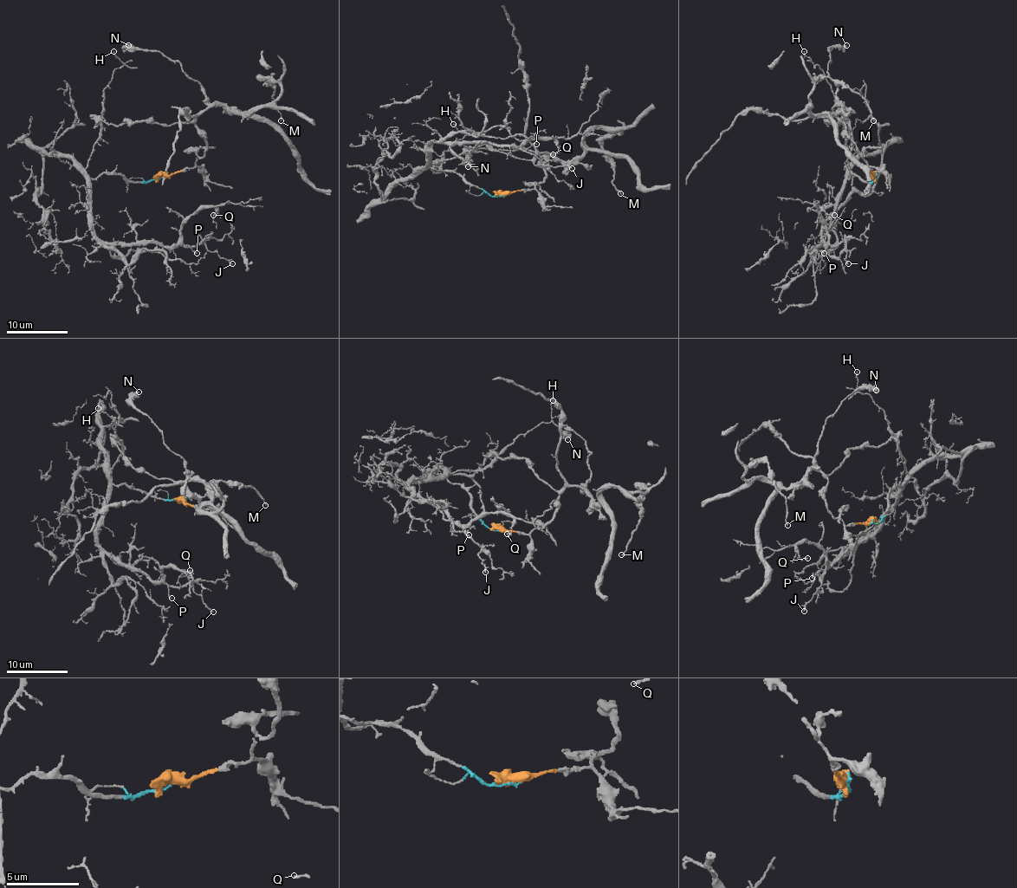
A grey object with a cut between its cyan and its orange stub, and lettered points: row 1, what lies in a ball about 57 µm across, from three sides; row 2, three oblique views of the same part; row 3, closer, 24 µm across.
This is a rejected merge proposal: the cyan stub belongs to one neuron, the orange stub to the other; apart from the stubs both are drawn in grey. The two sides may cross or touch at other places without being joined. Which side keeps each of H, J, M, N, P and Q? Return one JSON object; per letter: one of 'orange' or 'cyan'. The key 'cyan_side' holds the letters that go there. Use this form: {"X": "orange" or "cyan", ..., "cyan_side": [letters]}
{"H": "cyan", "J": "cyan", "M": "orange", "N": "orange", "P": "cyan", "Q": "cyan", "cyan_side": ["H", "J", "P", "Q"]}

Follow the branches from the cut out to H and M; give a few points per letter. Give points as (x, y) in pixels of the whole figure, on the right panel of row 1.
H: (876, 178), (866, 182), (851, 172), (848, 178), (852, 139), (850, 122), (824, 71), (804, 51)
M: (876, 176), (834, 115), (840, 106), (808, 109), (812, 87), (839, 80), (874, 121)

